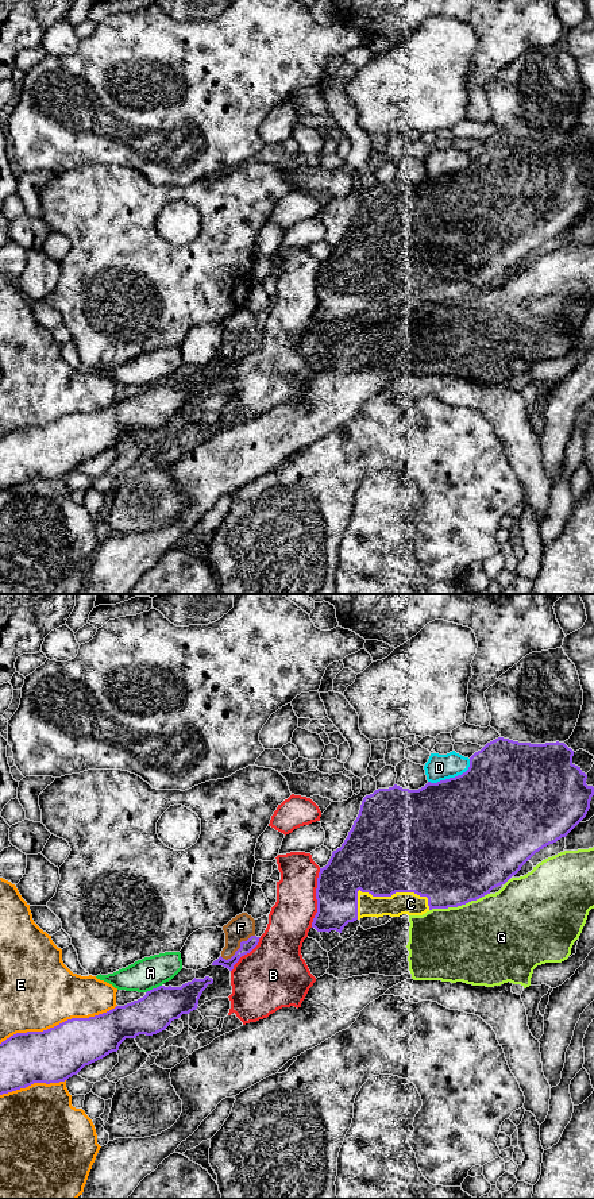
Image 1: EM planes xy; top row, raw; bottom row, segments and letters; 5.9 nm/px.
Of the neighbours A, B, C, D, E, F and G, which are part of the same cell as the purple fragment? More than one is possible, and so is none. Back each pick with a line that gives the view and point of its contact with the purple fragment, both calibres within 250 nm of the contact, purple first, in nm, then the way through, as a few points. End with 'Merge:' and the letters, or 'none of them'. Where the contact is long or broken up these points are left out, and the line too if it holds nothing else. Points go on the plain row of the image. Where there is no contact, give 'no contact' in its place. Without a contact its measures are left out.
C: meets purple in xy at (397, 286); 500 nm thick on the purple side, 140 nm on the other
Merge: C

